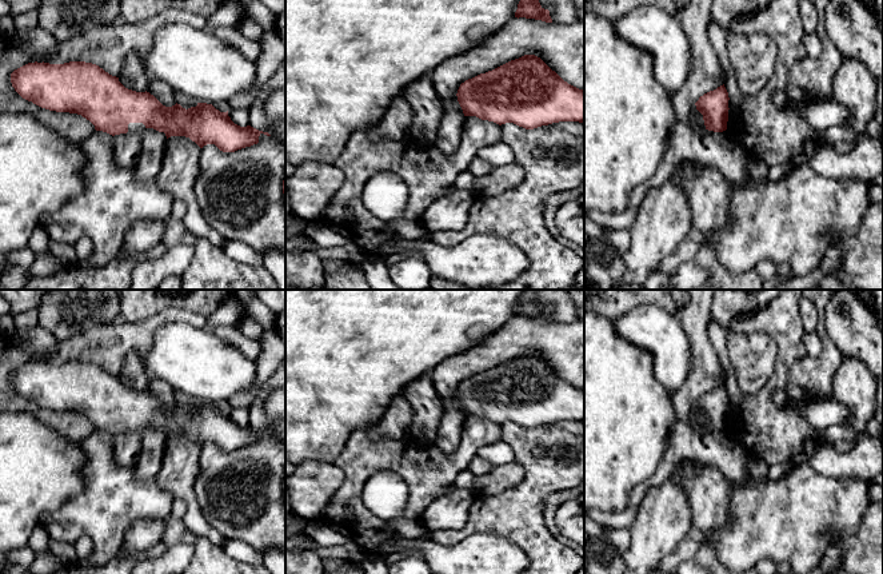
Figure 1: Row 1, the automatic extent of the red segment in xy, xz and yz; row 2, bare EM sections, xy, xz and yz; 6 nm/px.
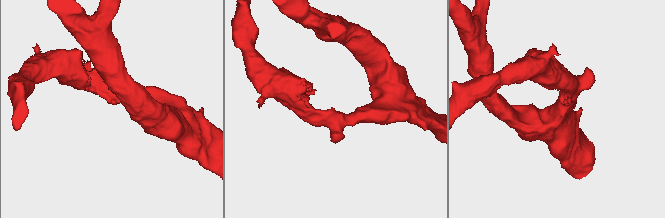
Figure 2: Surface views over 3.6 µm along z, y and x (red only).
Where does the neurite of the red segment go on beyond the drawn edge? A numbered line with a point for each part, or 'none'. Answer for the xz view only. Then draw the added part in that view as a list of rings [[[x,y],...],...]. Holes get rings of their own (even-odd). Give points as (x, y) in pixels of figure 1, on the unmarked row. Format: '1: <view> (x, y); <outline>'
none

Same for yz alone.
1: yz (696, 421); [[[695,403],[690,411],[690,424],[695,433],[712,433],[714,431],[706,427],[703,414],[696,408]]]

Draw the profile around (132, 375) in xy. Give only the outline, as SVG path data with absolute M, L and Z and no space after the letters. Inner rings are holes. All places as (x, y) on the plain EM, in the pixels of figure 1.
M132 350L124 356L119 380L128 388L136 391L145 391L149 383L149 378L143 368L143 363L139 358L139 352Z

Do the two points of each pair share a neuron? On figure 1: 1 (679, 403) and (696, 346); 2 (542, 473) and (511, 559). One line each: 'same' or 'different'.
1: same
2: different

